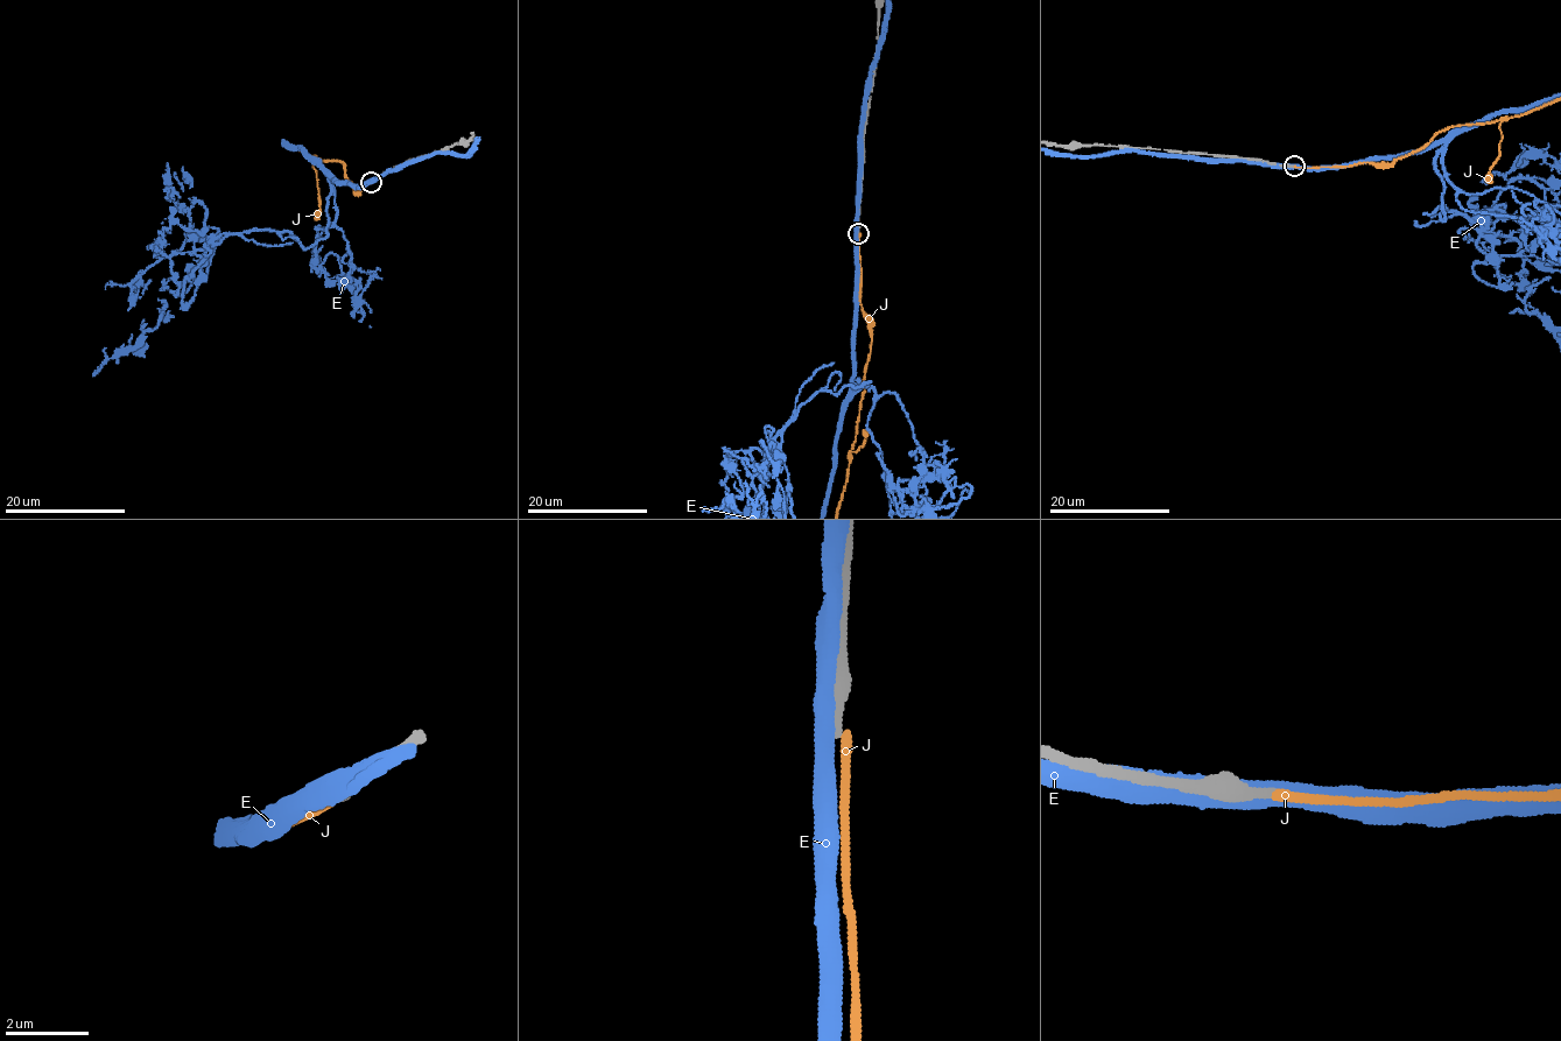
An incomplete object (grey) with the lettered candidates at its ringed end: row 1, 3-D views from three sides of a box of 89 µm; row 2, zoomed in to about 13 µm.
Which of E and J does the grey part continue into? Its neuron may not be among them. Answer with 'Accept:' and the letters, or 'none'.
Accept: none

